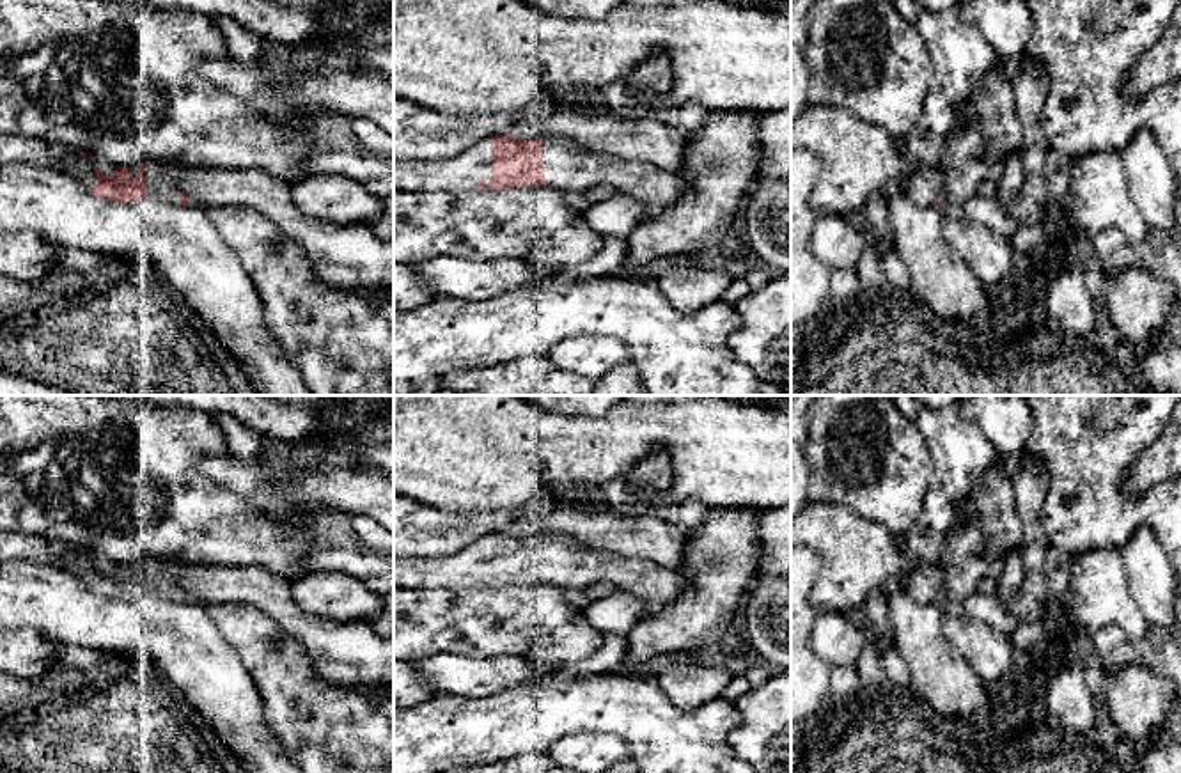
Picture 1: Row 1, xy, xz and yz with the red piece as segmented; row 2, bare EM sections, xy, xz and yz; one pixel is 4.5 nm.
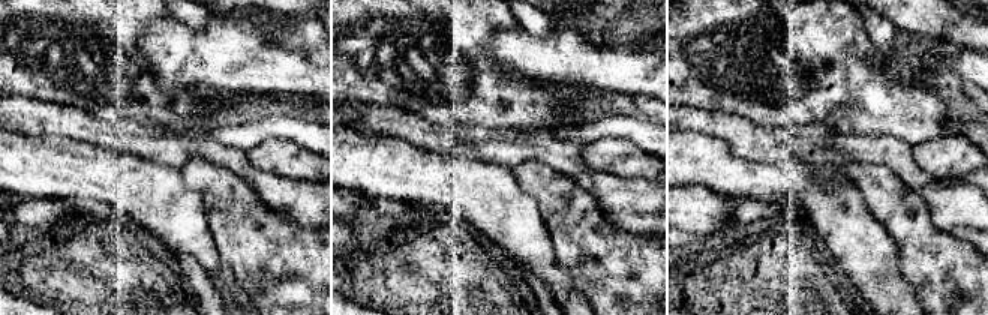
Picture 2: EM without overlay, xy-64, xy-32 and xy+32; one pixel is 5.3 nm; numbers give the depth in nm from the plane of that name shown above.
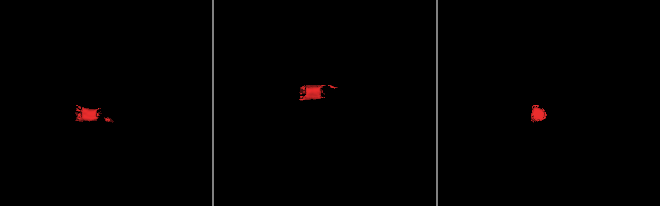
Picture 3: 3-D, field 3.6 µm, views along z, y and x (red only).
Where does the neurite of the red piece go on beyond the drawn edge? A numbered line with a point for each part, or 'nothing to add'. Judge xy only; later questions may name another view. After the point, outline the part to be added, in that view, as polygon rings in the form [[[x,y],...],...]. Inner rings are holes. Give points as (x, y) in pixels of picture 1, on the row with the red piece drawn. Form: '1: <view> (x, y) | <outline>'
1: xy (13, 149) | [[[0,135],[0,167],[7,163],[51,167],[62,174],[69,174],[87,190],[94,188],[90,156],[83,158],[80,151],[53,149],[50,142],[37,142],[18,135]]]
2: xy (158, 179) | [[[149,163],[144,172],[144,184],[149,190],[149,195],[177,204],[183,191],[172,174],[179,168],[184,167],[172,163]]]

